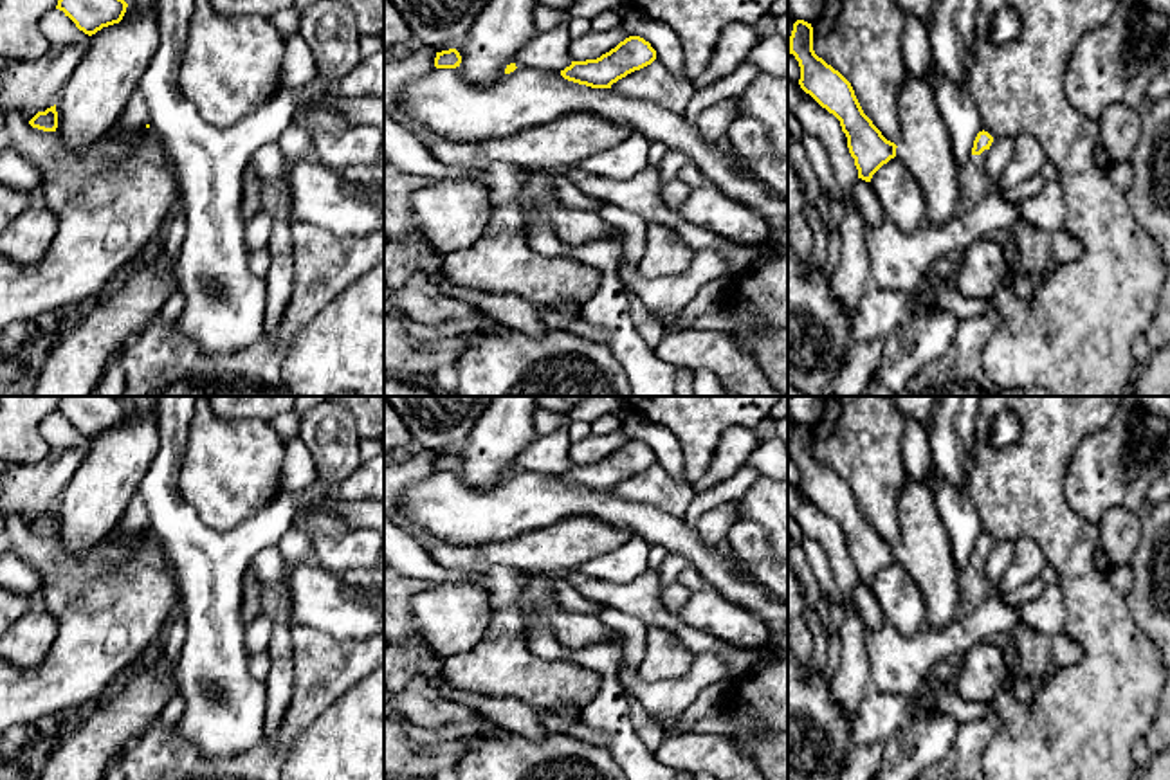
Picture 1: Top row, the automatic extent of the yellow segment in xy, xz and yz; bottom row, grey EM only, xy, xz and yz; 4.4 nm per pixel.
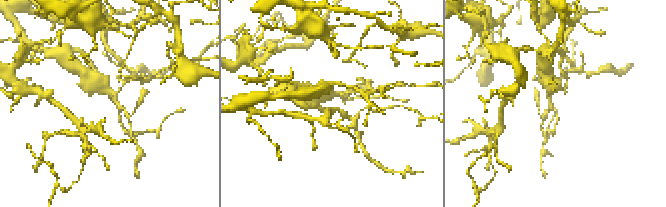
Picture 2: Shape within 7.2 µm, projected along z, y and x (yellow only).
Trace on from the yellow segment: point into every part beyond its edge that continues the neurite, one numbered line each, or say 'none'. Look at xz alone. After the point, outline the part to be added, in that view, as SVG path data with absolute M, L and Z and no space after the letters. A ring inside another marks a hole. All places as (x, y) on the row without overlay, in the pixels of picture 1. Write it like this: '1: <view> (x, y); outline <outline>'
none

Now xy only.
none

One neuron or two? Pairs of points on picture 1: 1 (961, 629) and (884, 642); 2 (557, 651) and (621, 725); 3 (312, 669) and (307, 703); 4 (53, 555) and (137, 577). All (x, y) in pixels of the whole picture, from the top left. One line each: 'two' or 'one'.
1: one
2: one
3: one
4: one

